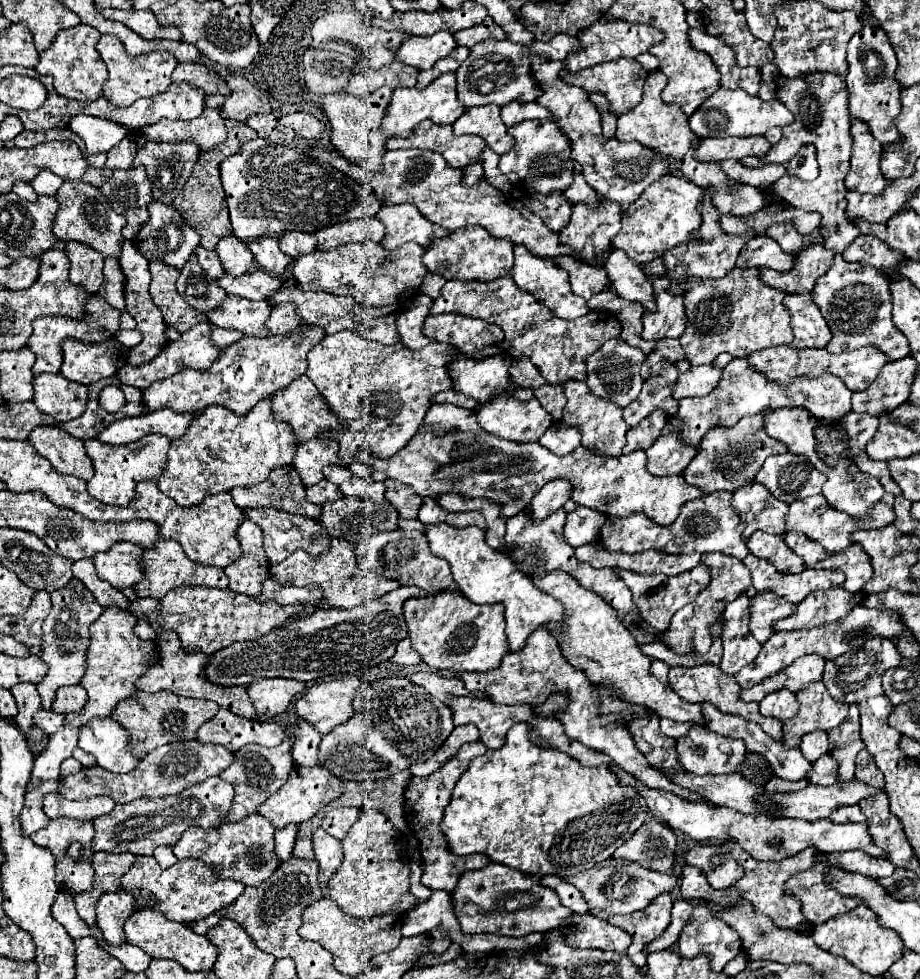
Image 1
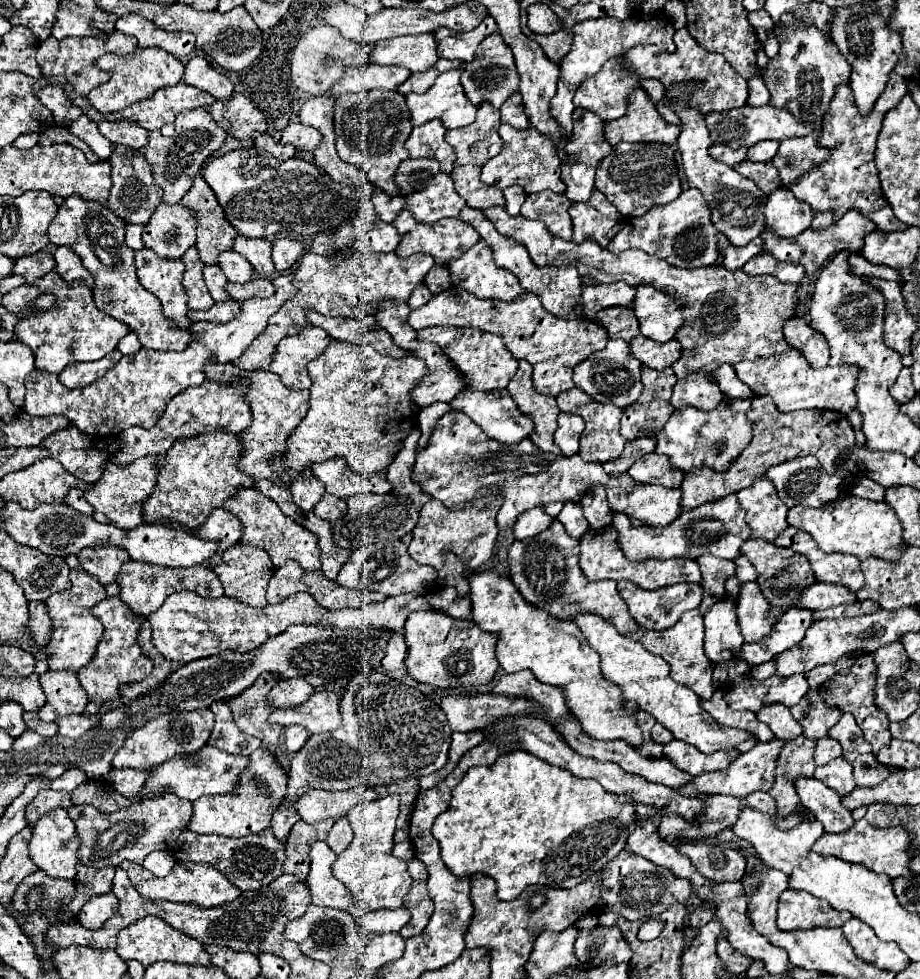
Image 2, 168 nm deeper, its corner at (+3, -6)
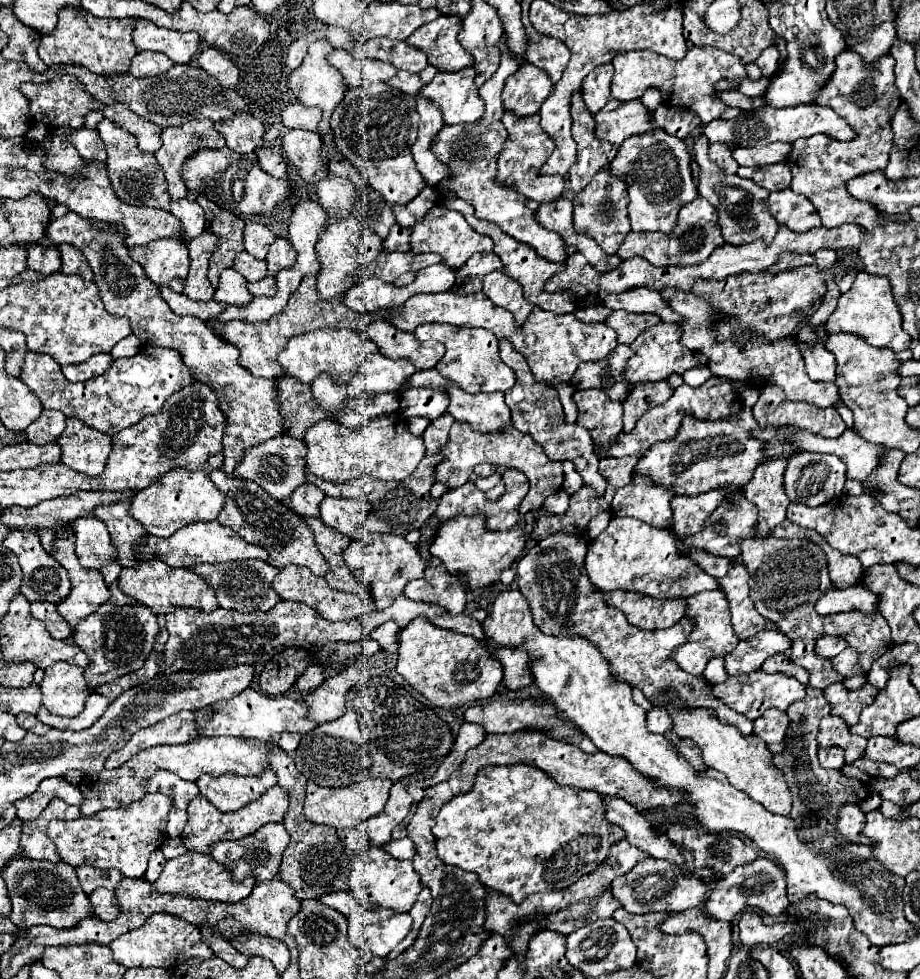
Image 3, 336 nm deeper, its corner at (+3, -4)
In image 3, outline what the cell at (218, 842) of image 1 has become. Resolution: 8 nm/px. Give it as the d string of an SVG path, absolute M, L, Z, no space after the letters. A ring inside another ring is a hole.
M265 824L253 836L247 836L243 840L213 844L211 858L215 858L225 868L229 868L233 872L235 880L243 880L245 876L255 876L257 882L265 882L265 880L273 880L277 876L281 856L283 856L283 850L287 848L287 844L289 844L289 834L283 824Z

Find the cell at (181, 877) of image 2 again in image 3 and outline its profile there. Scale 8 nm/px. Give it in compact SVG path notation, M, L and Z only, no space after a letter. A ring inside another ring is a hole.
M185 852L183 856L177 856L177 858L165 862L165 868L163 868L161 876L155 880L153 888L157 892L171 892L171 894L185 892L189 896L197 896L197 898L203 898L203 900L239 902L239 900L243 900L251 894L255 884L257 884L257 880L253 876L247 876L243 882L233 880L233 874L225 866L217 864L211 856L205 856L205 854L199 854L199 852Z

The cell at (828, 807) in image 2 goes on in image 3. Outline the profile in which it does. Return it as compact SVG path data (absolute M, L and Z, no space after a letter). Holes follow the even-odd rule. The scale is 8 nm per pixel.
M845 804L845 806L841 806L839 822L835 824L835 828L837 828L847 840L869 846L869 840L865 840L865 836L861 836L861 828L863 828L863 826L865 826L865 814L859 810L857 804Z

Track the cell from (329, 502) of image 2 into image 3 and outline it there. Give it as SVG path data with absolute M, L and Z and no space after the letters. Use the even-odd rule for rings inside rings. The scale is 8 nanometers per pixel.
M325 498L321 502L321 520L329 526L339 530L349 540L363 540L369 536L365 528L367 516L371 512L369 500L349 500L349 498Z

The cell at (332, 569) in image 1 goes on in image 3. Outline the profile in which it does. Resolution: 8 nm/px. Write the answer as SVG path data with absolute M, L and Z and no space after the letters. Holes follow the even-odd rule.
M285 566L283 570L279 570L277 578L273 580L273 588L275 592L283 598L283 600L295 600L295 602L303 602L307 606L311 606L319 616L323 616L325 620L331 622L339 622L339 620L353 620L353 618L361 618L369 612L369 606L365 606L357 594L349 594L349 592L337 592L333 588L329 588L329 584L325 582L325 578L315 576L309 568L305 566Z

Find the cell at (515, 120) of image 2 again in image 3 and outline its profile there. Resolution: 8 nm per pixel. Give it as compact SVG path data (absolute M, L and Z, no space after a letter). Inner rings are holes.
M523 64L513 76L507 78L503 90L503 104L517 116L537 114L545 98L553 92L553 82L547 72L533 64Z

